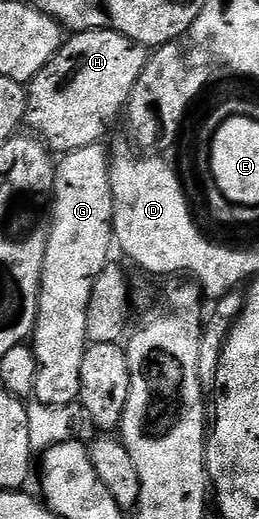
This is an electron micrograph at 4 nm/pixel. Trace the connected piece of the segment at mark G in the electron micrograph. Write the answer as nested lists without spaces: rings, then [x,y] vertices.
[[[104,142],[83,145],[83,149],[68,151],[60,156],[53,177],[53,197],[47,249],[43,257],[41,292],[37,306],[37,320],[33,326],[31,346],[37,362],[37,376],[32,398],[43,405],[71,405],[80,397],[80,370],[87,348],[87,305],[95,277],[103,273],[110,262],[109,250],[114,250],[113,198],[109,176],[110,152],[105,152]]]

